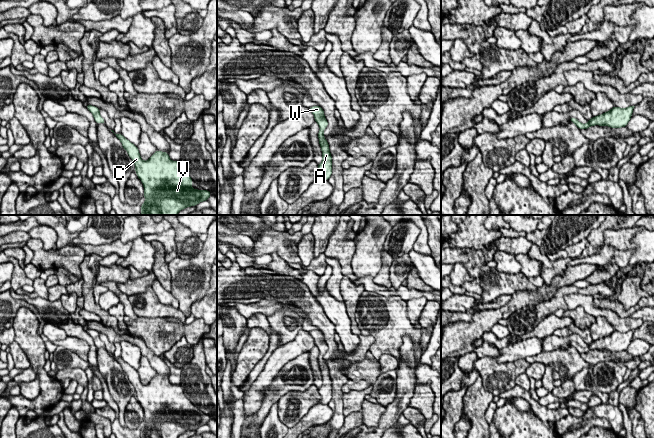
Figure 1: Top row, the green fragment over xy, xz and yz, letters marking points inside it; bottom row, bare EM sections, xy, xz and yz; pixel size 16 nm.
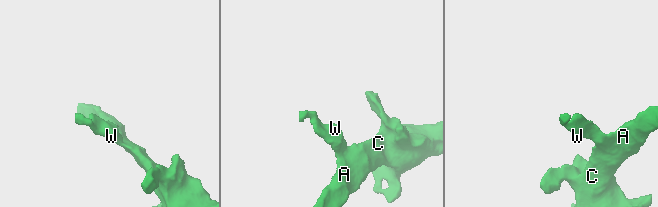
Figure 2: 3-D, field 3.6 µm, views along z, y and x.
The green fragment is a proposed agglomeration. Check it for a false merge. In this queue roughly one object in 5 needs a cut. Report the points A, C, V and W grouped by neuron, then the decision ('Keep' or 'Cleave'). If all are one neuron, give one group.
Groups: A C V W. Keep

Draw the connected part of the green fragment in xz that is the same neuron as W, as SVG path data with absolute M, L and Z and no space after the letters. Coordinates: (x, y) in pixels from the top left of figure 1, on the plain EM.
M320 330L309 331L309 334L313 337L315 346L317 346L320 351L318 362L323 382L322 386L318 388L318 393L321 396L319 403L328 404L332 399L332 380L330 378L329 368L323 359L325 352L328 350L328 346Z

